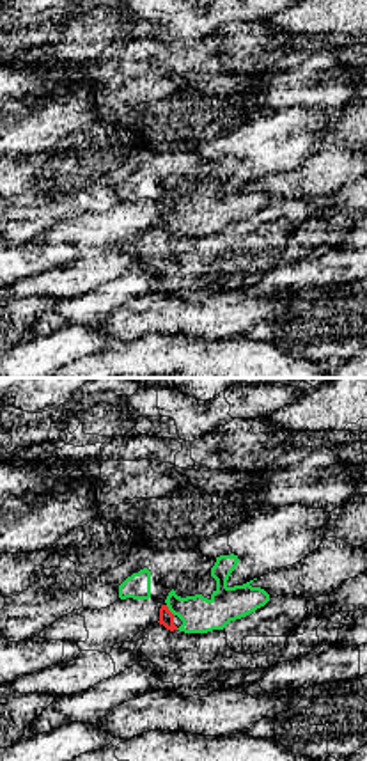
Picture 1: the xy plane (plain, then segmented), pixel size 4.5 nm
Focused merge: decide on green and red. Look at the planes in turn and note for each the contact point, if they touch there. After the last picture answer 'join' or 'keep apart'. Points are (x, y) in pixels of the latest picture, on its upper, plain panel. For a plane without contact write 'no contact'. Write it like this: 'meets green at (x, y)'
meets green at (171, 213)

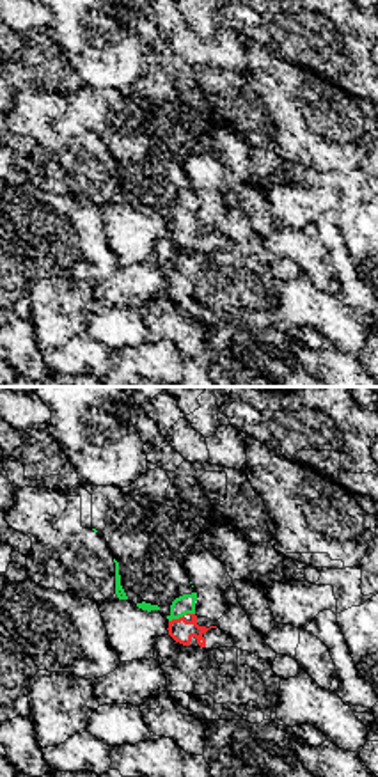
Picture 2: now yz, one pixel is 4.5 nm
meets green at (181, 219)

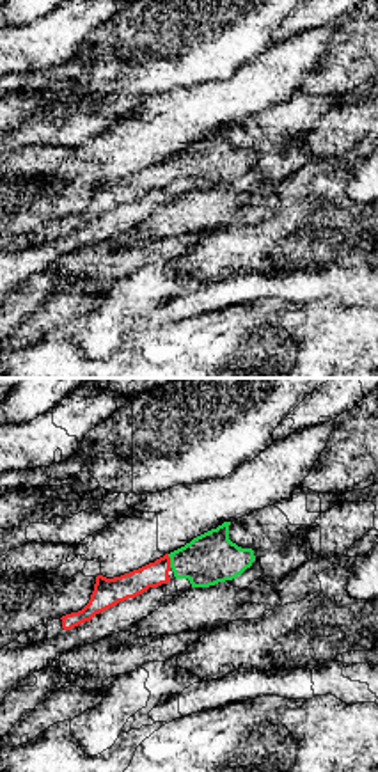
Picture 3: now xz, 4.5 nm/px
meets green at (171, 164)

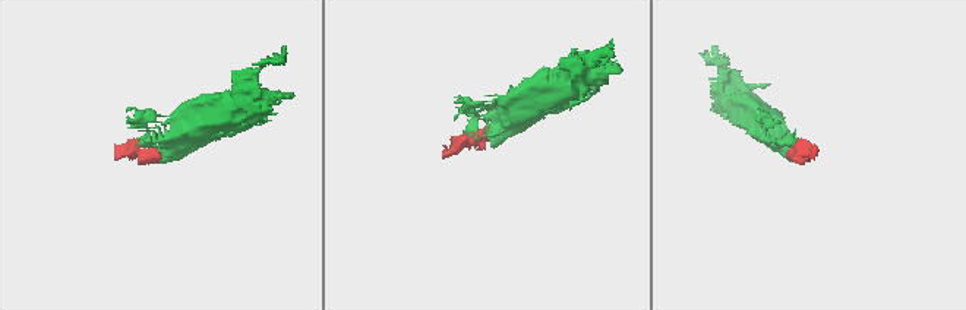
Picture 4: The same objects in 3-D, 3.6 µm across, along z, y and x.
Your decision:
join

